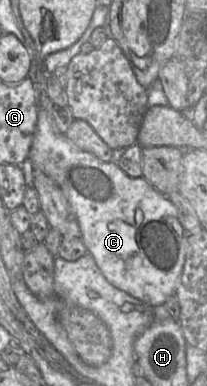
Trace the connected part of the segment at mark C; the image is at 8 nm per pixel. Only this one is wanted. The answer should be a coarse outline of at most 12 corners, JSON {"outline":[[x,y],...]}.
{"outline":[[50,98],[26,168],[62,189],[115,288],[175,294],[188,249],[176,206],[58,133]]}

